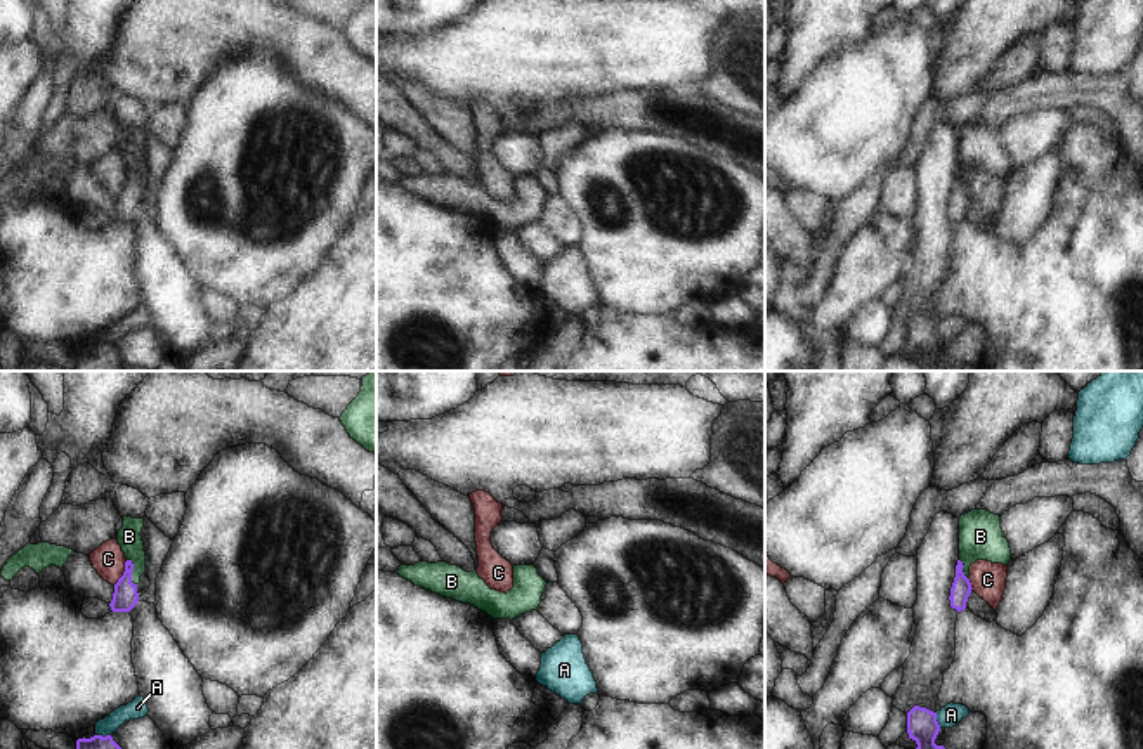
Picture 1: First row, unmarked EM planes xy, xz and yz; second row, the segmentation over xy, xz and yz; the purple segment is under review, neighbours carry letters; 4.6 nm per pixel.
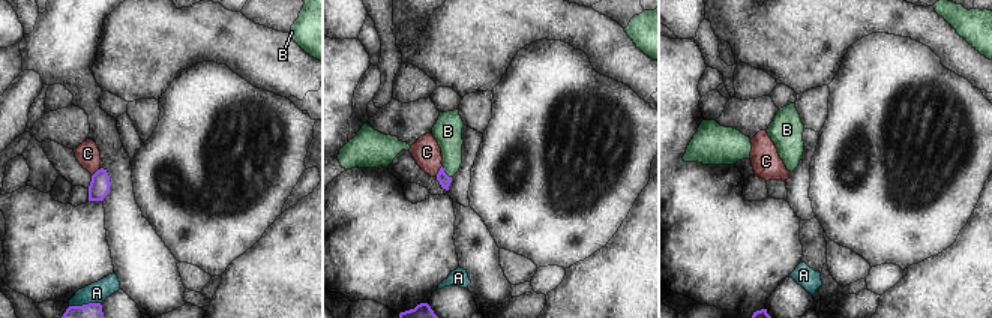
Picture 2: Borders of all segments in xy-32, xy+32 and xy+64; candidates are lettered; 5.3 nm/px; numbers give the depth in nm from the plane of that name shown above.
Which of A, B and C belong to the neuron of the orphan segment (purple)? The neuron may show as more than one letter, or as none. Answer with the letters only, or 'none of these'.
B

